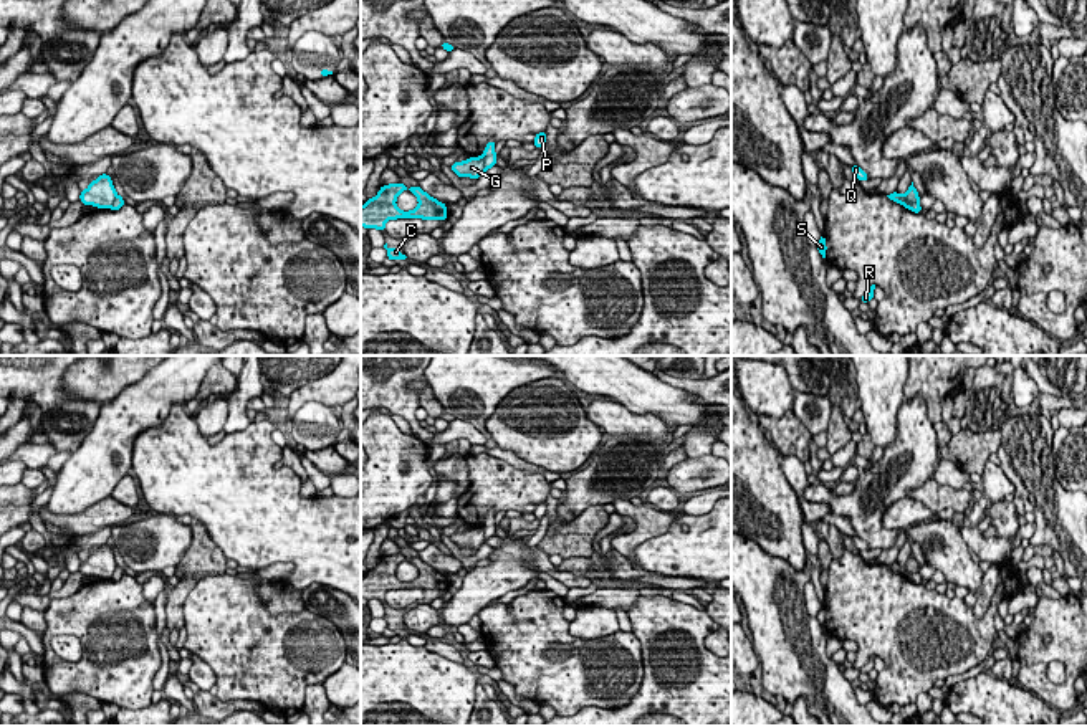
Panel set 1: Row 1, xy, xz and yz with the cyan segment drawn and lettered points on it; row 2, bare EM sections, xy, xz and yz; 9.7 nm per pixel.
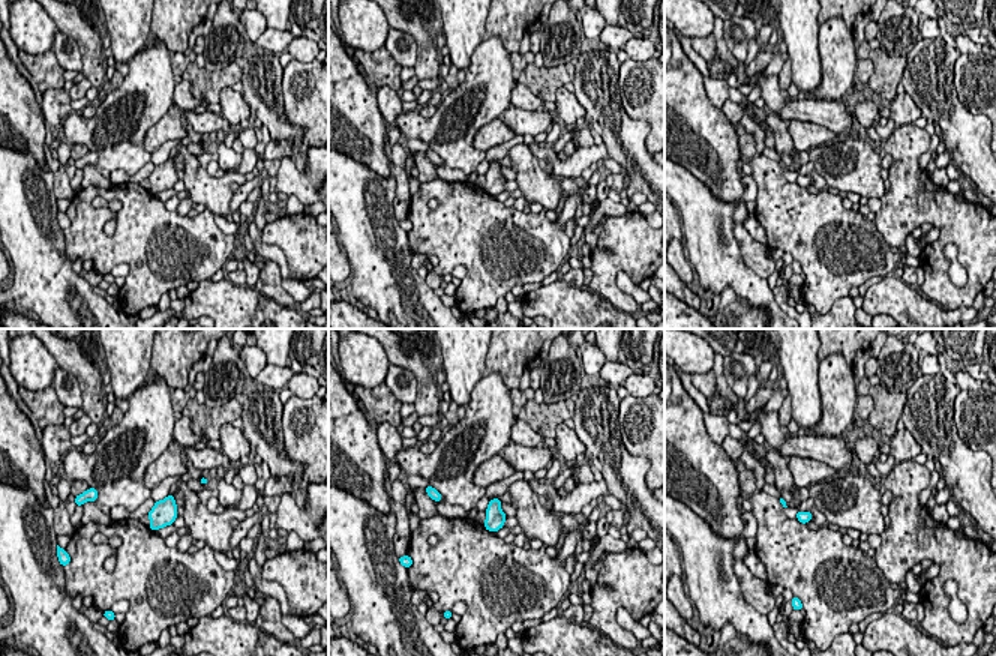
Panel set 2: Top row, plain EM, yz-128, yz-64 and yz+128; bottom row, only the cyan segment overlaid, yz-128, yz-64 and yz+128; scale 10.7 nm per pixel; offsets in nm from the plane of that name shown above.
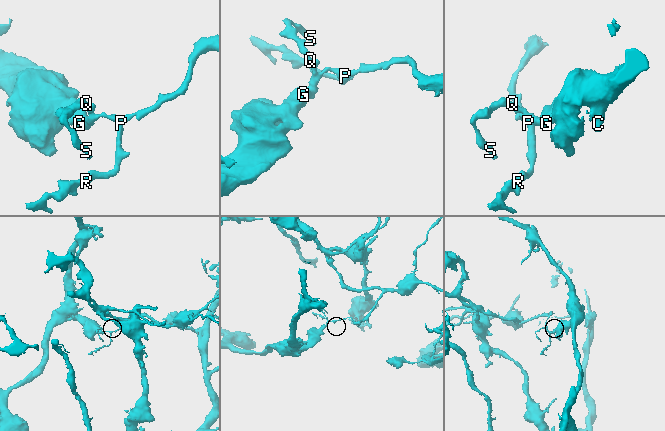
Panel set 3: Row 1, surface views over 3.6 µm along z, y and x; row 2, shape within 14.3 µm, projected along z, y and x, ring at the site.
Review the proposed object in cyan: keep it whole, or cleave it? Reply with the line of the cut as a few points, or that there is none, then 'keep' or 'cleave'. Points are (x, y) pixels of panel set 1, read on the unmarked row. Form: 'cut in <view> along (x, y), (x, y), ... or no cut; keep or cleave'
cut in yz along (904, 566), (909, 573), (917, 574); cleave

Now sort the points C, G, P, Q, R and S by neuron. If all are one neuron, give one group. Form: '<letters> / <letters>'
C G / P Q R S

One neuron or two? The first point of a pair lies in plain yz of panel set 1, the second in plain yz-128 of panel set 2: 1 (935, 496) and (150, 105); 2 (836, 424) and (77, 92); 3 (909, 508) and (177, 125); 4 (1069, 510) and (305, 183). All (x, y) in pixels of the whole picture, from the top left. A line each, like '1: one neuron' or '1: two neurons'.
1: two neurons
2: two neurons
3: one neuron
4: two neurons

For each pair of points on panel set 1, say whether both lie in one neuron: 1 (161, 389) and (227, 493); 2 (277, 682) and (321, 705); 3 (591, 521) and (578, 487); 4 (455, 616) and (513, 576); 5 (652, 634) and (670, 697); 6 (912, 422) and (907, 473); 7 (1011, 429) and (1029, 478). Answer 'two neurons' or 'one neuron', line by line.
1: two neurons
2: two neurons
3: two neurons
4: one neuron
5: one neuron
6: one neuron
7: one neuron

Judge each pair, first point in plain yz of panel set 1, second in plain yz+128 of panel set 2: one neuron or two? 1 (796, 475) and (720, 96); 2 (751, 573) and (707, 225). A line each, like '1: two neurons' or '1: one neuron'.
1: one neuron
2: one neuron

